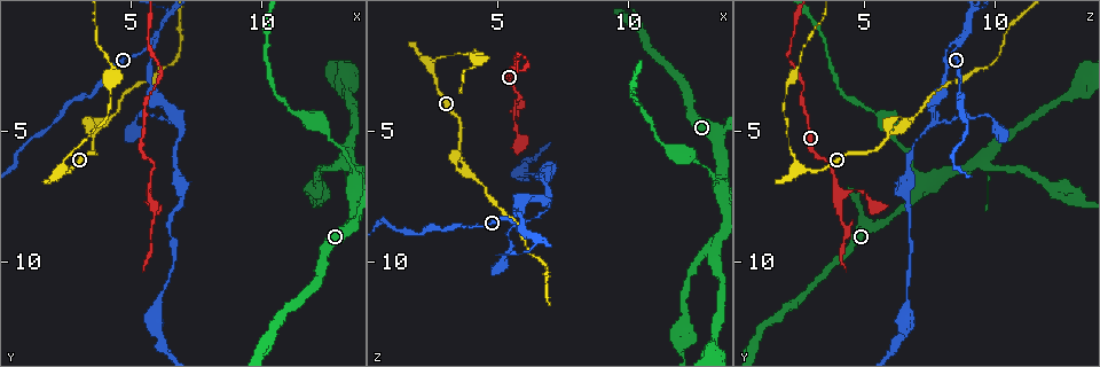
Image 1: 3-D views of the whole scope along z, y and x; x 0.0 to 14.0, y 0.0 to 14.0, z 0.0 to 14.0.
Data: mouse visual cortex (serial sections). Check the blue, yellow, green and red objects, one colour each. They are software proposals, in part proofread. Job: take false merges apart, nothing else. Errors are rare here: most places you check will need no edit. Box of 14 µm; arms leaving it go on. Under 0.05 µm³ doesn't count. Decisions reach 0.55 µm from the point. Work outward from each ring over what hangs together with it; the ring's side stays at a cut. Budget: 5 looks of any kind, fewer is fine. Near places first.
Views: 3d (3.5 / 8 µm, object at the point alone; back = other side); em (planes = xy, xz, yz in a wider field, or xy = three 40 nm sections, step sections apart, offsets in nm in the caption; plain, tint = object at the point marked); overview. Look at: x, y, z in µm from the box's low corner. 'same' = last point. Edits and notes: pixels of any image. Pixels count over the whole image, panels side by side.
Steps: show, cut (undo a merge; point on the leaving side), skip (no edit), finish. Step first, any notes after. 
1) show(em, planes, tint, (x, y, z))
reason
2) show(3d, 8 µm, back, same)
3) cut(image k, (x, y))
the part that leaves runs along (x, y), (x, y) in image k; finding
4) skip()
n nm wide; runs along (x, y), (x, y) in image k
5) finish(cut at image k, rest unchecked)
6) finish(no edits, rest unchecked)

show(3d, 8 µm, (5.7, 7.1, 4.0))
three arms meet

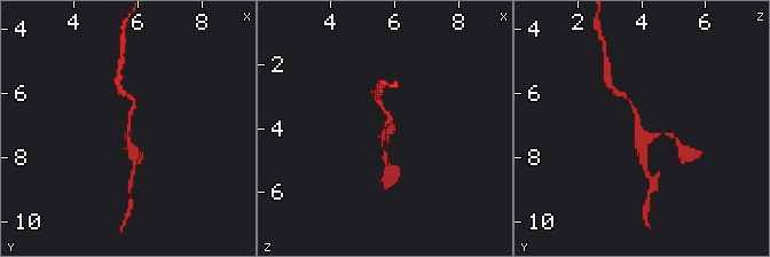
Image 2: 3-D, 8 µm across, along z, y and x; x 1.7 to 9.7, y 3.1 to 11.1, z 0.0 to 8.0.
show(em, xy, step 5, tint, (5.6, 7.2, 4.0))
3 arms; arms of 100, 150, 300 nm; now the EM

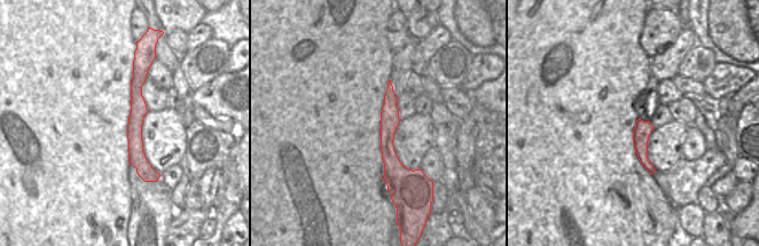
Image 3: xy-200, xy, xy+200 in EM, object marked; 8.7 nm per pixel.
skip()
one cell here

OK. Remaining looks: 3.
show(3d, 3.5 µm, (2.4, 6.4, 2.4))
sharp bend

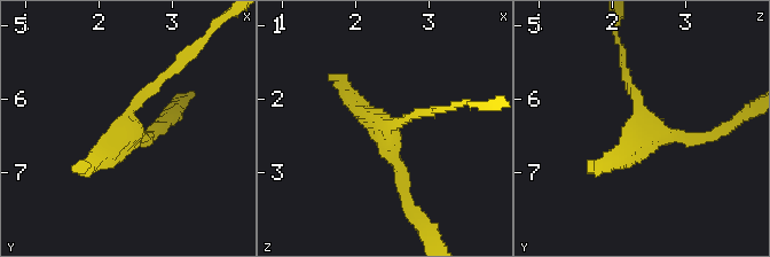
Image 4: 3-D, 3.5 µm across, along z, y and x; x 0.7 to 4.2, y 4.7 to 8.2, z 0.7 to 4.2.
show(em, xy, step 1, tint, (2.45, 6.40, 2.50))
shape alone is not enough

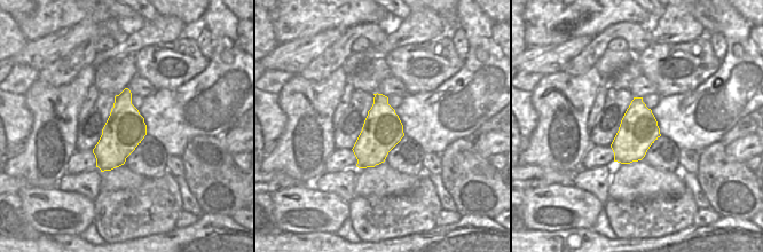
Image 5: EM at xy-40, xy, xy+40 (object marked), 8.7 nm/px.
skip()
runs along (716, 132), (651, 132), (625, 72) in image 4; one cell here

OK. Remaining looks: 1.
finish(no edits, rest unchecked)

